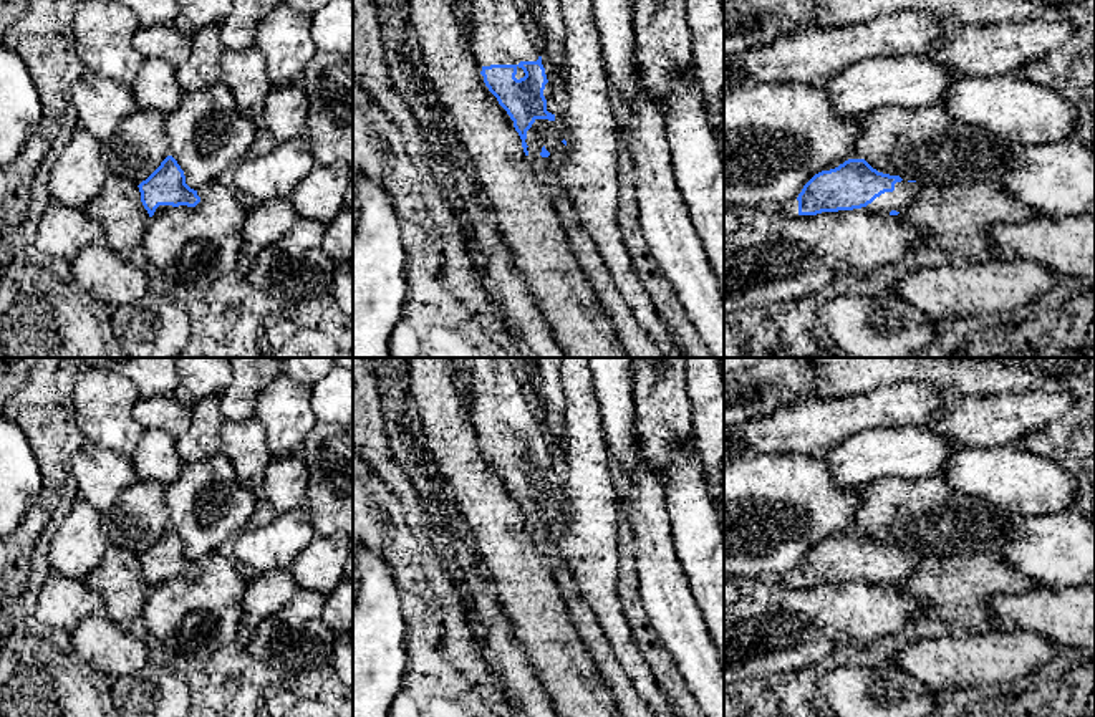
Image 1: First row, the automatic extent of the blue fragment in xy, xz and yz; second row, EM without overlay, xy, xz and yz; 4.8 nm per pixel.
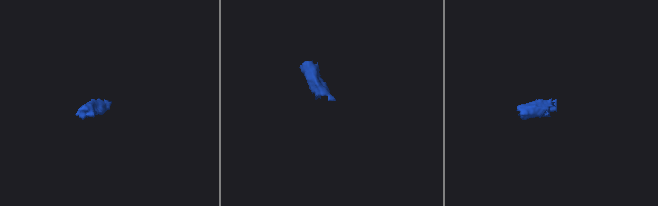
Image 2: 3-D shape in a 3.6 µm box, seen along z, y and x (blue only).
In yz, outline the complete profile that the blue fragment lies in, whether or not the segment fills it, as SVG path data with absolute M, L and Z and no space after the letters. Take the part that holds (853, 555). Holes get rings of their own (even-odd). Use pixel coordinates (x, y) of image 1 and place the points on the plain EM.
M848 530L835 540L815 545L797 570L775 578L784 586L817 586L863 580L898 586L916 568L921 555L873 540L865 530Z

